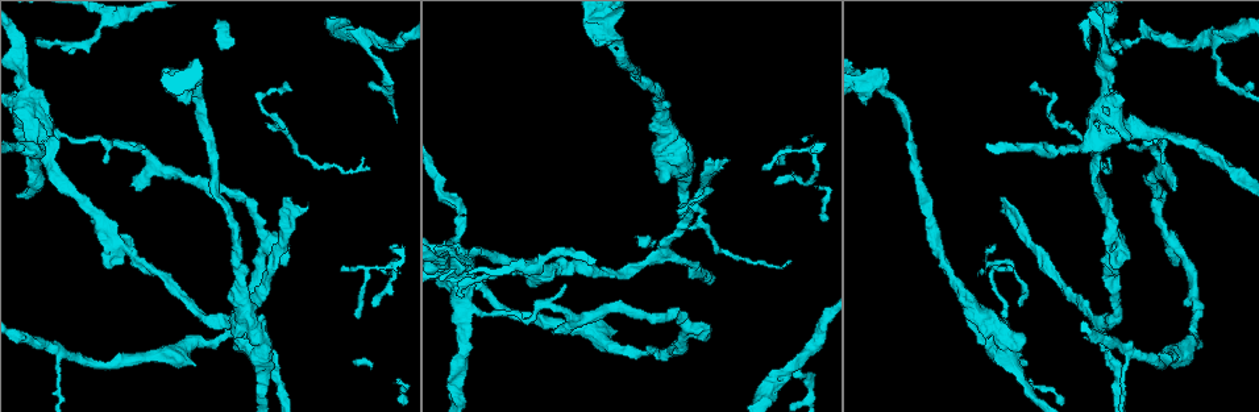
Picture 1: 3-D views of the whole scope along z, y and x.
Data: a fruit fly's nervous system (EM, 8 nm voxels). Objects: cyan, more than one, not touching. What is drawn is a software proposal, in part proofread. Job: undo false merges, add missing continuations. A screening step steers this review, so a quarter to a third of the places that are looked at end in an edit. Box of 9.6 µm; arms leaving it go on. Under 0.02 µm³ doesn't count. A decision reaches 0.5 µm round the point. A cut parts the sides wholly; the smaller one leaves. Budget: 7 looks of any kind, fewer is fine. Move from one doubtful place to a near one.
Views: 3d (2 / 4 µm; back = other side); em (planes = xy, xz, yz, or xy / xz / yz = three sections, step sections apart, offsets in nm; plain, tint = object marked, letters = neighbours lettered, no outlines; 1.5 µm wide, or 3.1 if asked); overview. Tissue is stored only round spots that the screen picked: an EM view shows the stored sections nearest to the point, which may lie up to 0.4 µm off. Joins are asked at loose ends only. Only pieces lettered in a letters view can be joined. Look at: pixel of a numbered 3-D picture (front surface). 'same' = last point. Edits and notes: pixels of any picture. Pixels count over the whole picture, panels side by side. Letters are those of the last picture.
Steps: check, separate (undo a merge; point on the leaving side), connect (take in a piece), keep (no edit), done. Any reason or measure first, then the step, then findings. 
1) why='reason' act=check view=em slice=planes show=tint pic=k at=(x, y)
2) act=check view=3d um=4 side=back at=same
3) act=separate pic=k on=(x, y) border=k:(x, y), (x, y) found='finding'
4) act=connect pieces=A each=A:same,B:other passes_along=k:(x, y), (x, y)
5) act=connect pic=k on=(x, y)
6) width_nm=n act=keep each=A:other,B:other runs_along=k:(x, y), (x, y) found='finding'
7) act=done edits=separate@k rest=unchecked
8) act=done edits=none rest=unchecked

why='three arms meet' act=check view=3d um=4 pic=1 at=(367, 36)

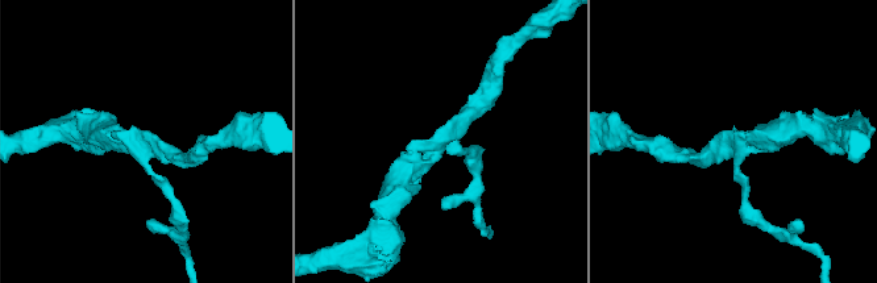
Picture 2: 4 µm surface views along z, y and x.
arms=3 why='need the tissue' act=check view=em slice=planes show=letters pic=2 at=(437, 145)

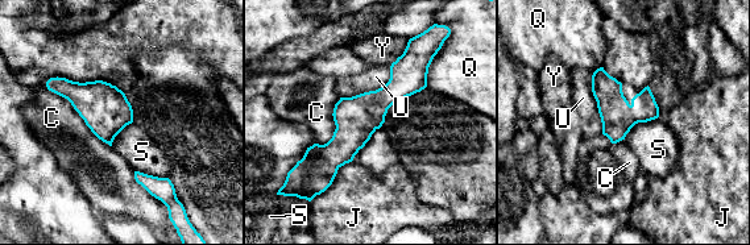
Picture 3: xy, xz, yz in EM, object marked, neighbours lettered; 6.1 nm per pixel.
act=keep each=C:other,J:other,Q:other,S:other,U:other,Y:other runs_along=3:(415, 41), (411, 69), (330, 173) found='all the same neuron'

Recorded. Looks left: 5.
why='two arms at a narrow angle' act=check view=em slice=planes show=letters pic=1 at=(683, 159)

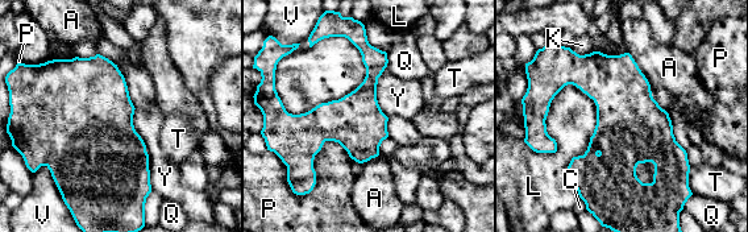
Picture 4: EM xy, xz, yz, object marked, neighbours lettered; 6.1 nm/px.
act=keep each=A:other,C:other,K:other,L:other,P:other,Q:other,T:other,V:other,Y:other border=4:(134, 108), (152, 190) found='all the same neuron'

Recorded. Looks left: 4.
why='branch stops here' act=check view=3d um=2 pic=1 at=(373, 307)

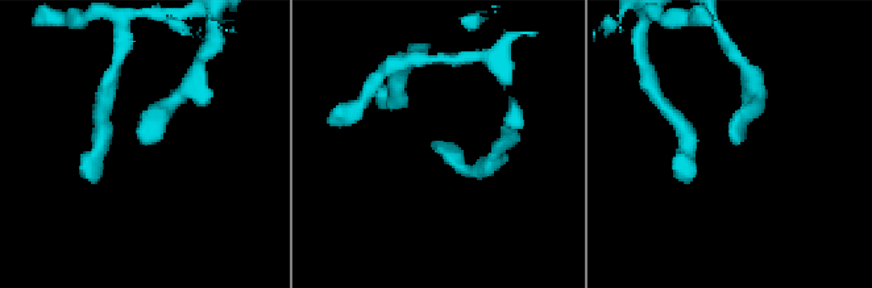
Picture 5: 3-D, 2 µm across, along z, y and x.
why='shape alone is not enough' act=check view=em slice=planes show=tint pic=5 at=(145, 144)

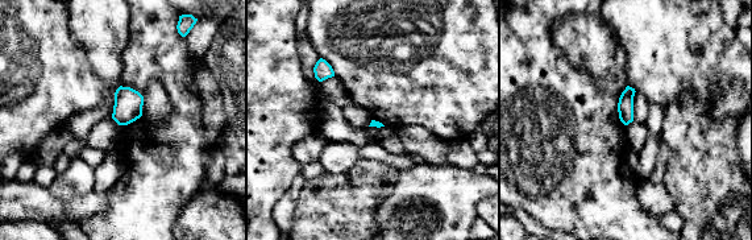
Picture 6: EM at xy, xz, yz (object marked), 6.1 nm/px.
act=check view=em slice=planes show=letters at=same

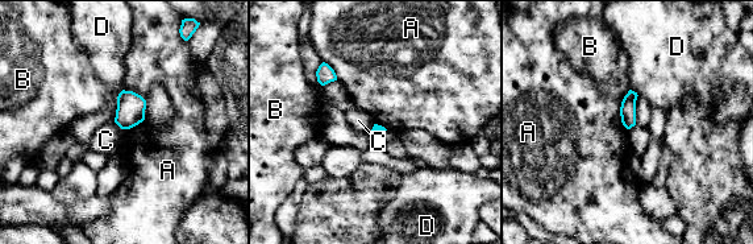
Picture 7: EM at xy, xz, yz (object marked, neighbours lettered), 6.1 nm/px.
longest_contact=A:240nm act=keep each=A:other,B:other,C:other,D:other found='none of them fits'

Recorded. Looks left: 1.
act=done edits=none rest=unchecked

